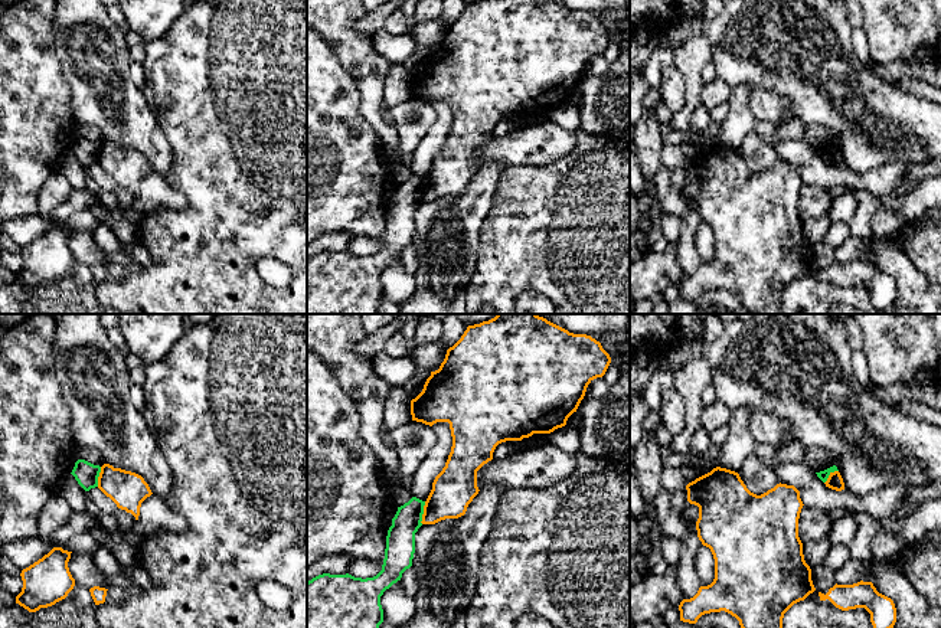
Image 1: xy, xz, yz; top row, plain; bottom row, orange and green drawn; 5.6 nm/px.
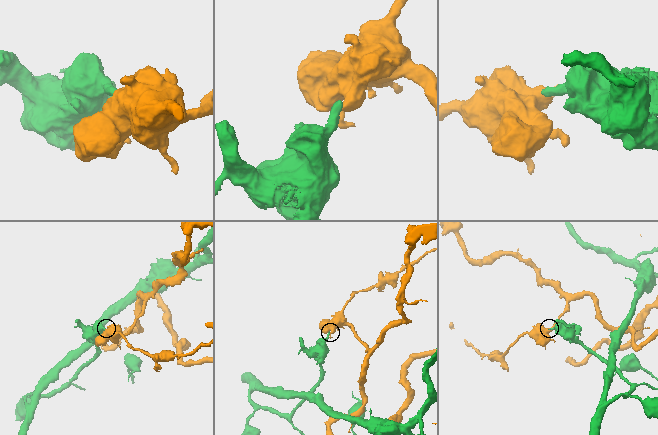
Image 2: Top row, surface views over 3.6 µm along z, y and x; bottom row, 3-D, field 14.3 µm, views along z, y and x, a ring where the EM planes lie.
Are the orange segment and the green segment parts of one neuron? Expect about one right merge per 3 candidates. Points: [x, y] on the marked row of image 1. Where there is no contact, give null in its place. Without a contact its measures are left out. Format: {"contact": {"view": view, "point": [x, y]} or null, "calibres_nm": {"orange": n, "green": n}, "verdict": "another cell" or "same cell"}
{"contact": {"view": "xz", "point": [424, 513]}, "calibres_nm": {"orange": 240, "green": 160}, "verdict": "another cell"}

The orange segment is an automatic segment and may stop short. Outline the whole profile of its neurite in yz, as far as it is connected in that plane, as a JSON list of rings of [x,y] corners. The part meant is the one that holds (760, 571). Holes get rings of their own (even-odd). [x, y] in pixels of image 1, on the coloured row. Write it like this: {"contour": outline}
{"contour": [[[721,467],[689,483],[686,490],[687,501],[699,507],[697,537],[713,555],[715,579],[700,586],[693,598],[680,602],[680,621],[696,624],[705,614],[725,611],[739,621],[741,628],[782,628],[784,614],[816,591],[798,537],[798,519],[804,506],[800,491],[780,483],[757,495],[746,488],[738,472]]]}

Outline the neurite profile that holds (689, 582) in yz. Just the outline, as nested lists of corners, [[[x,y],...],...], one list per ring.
[[[686,487],[672,491],[670,501],[689,527],[687,543],[682,546],[679,562],[676,566],[677,582],[683,592],[683,599],[690,599],[697,593],[699,588],[702,586],[697,570],[695,568],[695,556],[702,546],[696,530],[699,507],[687,501]]]

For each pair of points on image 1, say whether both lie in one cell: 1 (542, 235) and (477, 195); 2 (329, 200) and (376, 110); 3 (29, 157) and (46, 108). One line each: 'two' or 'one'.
1: two
2: two
3: one

